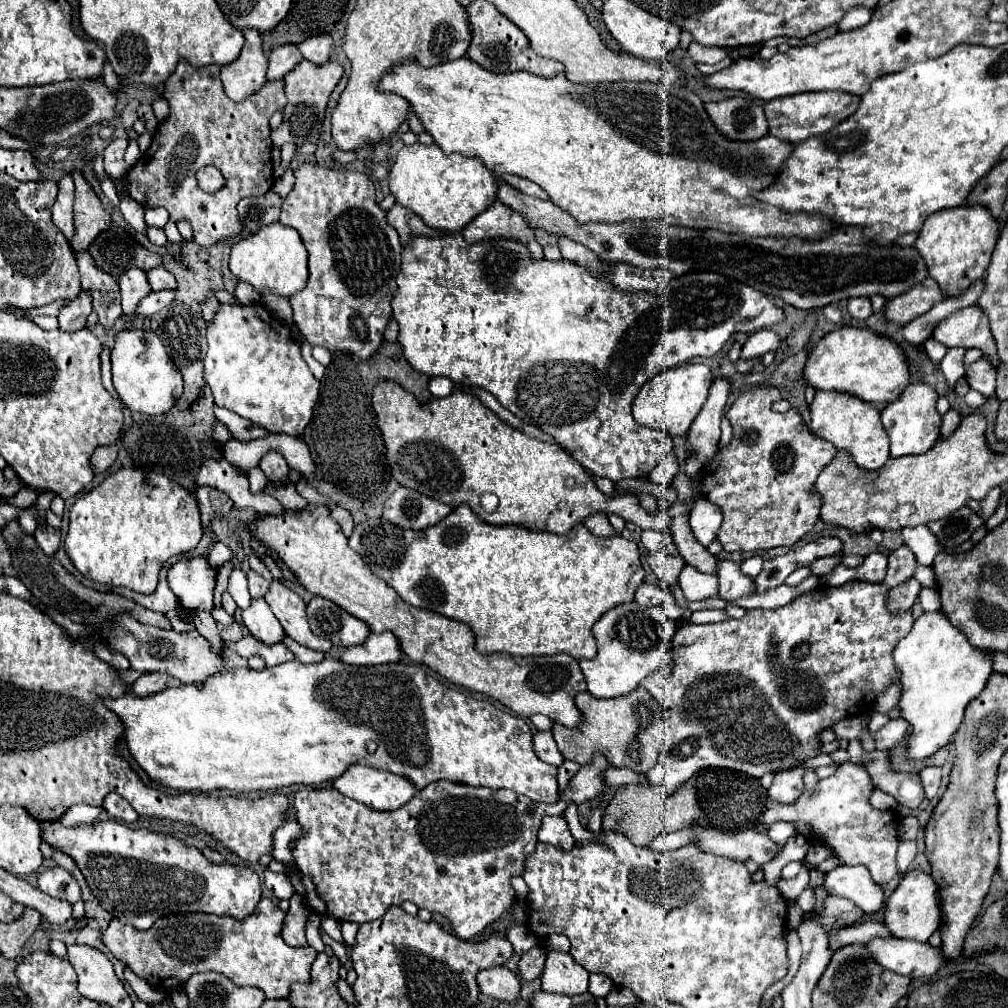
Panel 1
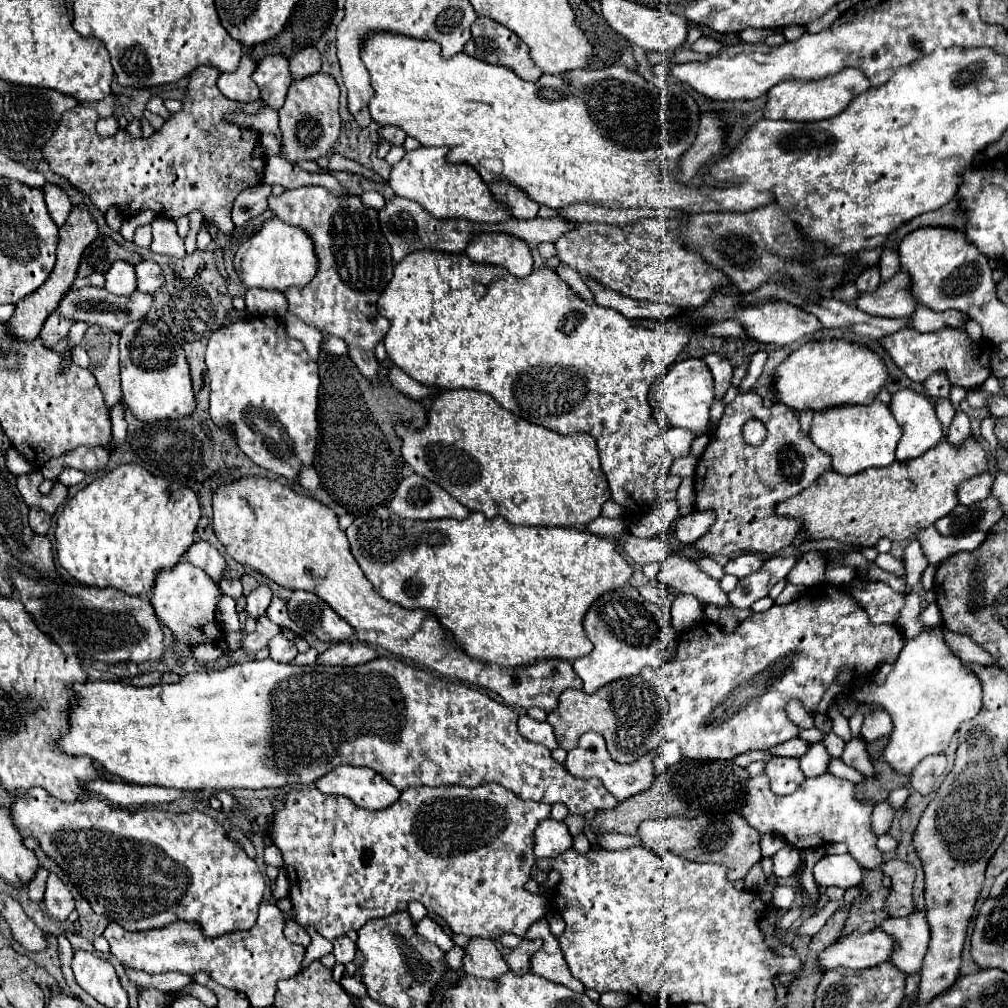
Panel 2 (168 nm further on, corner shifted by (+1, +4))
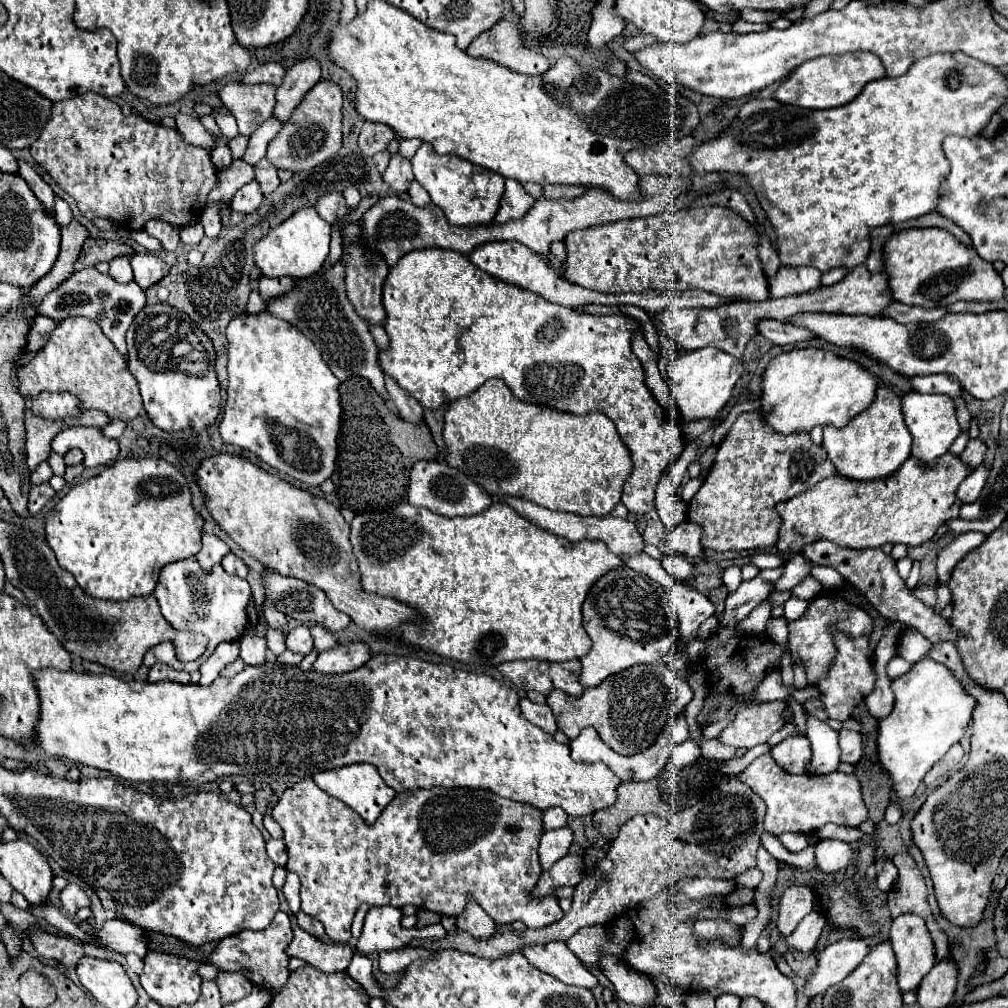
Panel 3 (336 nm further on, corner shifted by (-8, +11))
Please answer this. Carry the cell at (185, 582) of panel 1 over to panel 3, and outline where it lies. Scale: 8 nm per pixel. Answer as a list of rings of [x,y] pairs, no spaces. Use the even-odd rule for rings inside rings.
[[[186,558],[186,560],[180,560],[180,562],[168,564],[160,572],[154,596],[158,598],[162,616],[170,622],[170,626],[174,630],[178,630],[178,632],[188,630],[188,632],[204,634],[208,638],[208,646],[206,646],[206,652],[198,660],[180,662],[176,658],[174,644],[164,642],[164,644],[158,644],[158,646],[154,646],[154,648],[150,648],[146,652],[146,656],[144,656],[146,666],[154,666],[156,662],[162,662],[162,664],[168,664],[168,666],[172,666],[176,670],[194,672],[212,654],[216,644],[232,642],[232,640],[240,638],[240,634],[248,626],[246,606],[248,606],[250,596],[252,596],[250,584],[244,578],[236,578],[236,576],[226,574],[220,564],[216,564],[210,572],[204,572],[194,558]]]

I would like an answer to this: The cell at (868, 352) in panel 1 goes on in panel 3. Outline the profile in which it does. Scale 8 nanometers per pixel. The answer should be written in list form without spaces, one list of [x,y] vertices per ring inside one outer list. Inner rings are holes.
[[[792,348],[768,364],[762,378],[762,416],[780,434],[792,434],[814,426],[846,426],[856,414],[866,410],[880,386],[880,378],[860,362],[842,358],[824,348]]]

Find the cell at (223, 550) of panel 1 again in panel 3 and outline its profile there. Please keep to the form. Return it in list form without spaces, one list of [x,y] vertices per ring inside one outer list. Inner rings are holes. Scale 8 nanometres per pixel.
[[[204,534],[202,550],[196,554],[196,560],[200,562],[200,566],[204,566],[204,570],[210,570],[214,564],[220,564],[228,552],[230,552],[230,548],[218,536]]]

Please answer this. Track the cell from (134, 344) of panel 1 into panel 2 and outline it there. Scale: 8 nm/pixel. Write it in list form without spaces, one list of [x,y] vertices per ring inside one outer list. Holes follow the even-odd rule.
[[[161,319],[151,321],[151,325],[147,321],[133,321],[133,323],[125,325],[123,331],[119,333],[119,349],[121,349],[121,391],[123,391],[123,399],[129,407],[129,411],[139,421],[153,423],[153,421],[181,419],[181,417],[193,415],[197,403],[195,403],[195,393],[191,387],[189,363],[187,363],[185,351],[173,339],[169,327]]]

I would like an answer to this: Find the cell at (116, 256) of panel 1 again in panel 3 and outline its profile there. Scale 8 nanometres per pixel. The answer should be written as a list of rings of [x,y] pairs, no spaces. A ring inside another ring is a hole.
[[[88,238],[82,246],[82,254],[76,262],[76,270],[84,266],[96,266],[98,262],[110,262],[116,256],[132,256],[136,250],[126,244],[118,244],[104,238]]]

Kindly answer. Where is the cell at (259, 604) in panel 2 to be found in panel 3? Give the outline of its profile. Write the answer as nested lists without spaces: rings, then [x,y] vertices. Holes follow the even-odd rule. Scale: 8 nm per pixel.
[[[264,602],[264,612],[262,614],[264,614],[270,628],[276,628],[276,630],[284,628],[286,616],[280,610],[276,610],[276,606],[272,606],[272,602]]]

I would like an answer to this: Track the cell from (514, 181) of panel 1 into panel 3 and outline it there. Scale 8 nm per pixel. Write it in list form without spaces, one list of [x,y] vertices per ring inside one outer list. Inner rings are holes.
[[[506,180],[506,192],[504,194],[508,194],[508,200],[504,198],[500,202],[500,210],[496,214],[496,224],[522,218],[536,202],[516,180]]]

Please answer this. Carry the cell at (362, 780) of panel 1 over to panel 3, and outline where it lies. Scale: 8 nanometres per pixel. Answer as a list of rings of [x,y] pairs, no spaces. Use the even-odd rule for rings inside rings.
[[[348,764],[336,770],[328,770],[328,772],[318,772],[314,774],[314,782],[330,796],[342,800],[344,804],[352,806],[352,810],[356,810],[368,824],[374,822],[380,812],[384,810],[386,804],[390,804],[396,796],[396,792],[392,788],[388,788],[388,784],[380,778],[376,766],[372,764]]]

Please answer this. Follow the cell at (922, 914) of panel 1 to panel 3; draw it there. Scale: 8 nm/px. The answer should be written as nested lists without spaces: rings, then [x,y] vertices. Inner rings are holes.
[[[898,916],[890,930],[898,960],[898,986],[902,992],[916,990],[936,962],[936,948],[920,916]]]

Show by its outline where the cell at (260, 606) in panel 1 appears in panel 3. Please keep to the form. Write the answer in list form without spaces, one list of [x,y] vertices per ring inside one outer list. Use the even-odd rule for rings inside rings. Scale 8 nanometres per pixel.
[[[248,626],[244,630],[244,634],[240,636],[240,656],[246,664],[262,664],[264,662],[264,654],[266,654],[266,636],[258,634],[252,626]]]

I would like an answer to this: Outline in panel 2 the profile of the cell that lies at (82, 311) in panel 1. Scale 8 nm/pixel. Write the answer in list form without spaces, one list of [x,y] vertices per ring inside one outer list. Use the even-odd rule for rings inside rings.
[[[55,313],[51,317],[47,317],[47,321],[43,323],[43,329],[39,333],[43,345],[47,347],[55,347],[63,337],[67,337],[67,329],[73,325],[73,321],[63,321],[59,317],[55,317]]]

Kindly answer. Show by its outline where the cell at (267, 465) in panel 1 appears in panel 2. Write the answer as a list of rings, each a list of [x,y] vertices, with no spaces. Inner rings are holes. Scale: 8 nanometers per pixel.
[[[255,317],[219,327],[207,345],[205,357],[211,383],[209,415],[223,431],[233,431],[235,445],[259,467],[273,471],[289,481],[299,481],[303,467],[313,467],[319,437],[317,401],[319,401],[319,365],[313,361],[305,345],[287,335],[281,319]]]

